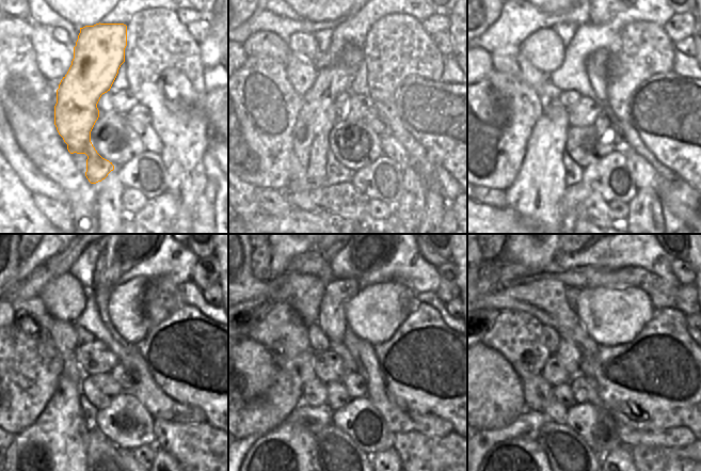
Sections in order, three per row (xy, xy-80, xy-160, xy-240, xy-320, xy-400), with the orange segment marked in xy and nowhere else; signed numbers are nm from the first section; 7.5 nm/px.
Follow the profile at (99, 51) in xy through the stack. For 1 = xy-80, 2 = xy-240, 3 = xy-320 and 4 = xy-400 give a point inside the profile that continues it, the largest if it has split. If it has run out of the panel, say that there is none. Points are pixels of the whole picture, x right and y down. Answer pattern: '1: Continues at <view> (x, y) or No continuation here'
1: Continues at xy-80 (318, 166)
2: Continues at xy-240 (52, 451)
3: Continues at xy-320 (289, 451)
4: Continues at xy-400 (513, 451)

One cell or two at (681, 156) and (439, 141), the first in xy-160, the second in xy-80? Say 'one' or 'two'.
one

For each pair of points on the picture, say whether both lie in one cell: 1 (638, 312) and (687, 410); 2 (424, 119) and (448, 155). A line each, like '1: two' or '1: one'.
1: two
2: one

